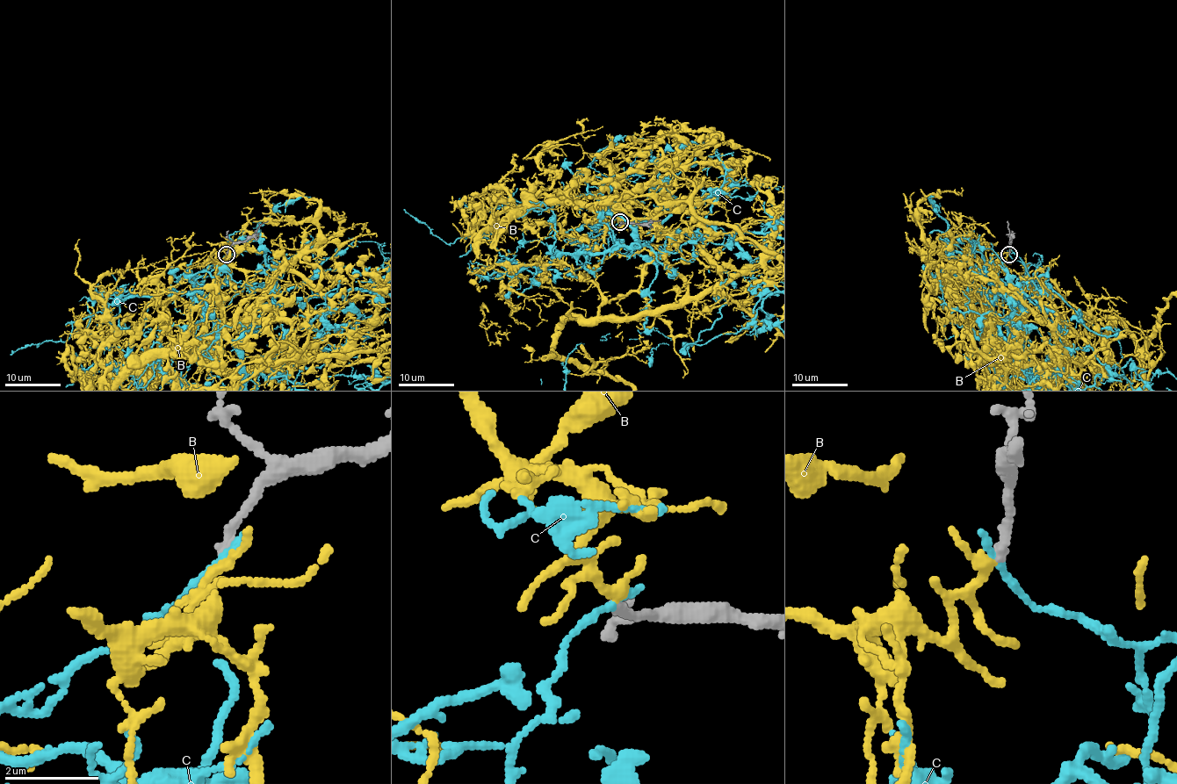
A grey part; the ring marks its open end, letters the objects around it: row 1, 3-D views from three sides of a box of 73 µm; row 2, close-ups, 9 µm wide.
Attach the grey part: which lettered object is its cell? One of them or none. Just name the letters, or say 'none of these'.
B

